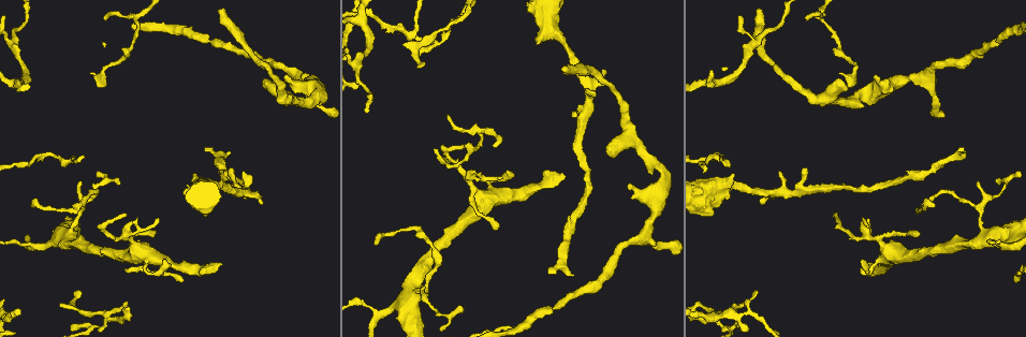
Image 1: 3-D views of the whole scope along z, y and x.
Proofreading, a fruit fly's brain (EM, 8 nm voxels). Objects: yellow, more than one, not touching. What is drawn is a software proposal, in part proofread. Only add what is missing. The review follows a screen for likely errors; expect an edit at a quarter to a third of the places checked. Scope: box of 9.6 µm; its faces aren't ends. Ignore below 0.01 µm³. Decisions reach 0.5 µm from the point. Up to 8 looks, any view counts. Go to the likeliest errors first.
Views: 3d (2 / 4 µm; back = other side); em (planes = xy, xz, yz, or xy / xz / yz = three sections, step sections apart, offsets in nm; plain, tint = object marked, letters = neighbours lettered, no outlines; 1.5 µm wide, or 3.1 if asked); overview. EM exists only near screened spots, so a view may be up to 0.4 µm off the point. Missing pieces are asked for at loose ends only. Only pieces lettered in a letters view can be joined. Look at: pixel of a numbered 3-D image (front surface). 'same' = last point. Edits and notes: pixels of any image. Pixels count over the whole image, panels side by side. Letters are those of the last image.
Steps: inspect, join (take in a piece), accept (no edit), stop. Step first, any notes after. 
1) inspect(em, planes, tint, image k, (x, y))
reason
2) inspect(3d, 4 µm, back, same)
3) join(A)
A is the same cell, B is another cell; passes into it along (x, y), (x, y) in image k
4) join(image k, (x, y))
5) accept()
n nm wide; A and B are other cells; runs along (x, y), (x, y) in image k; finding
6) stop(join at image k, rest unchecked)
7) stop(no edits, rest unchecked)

inspect(em, planes, plain, image 1, (220, 262))
free end

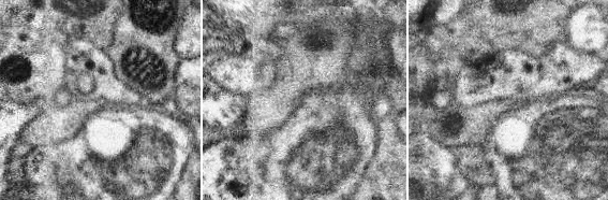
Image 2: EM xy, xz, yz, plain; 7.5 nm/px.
inspect(em, planes, letters, same)

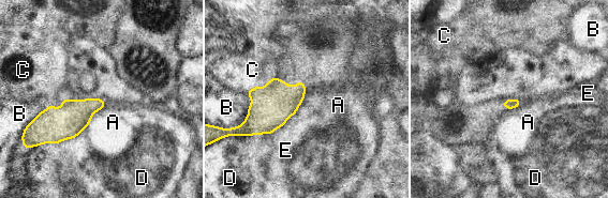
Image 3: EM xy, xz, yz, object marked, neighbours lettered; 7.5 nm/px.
accept()
A, B, C, D and E are other cells; border along (105, 104), (92, 115), (89, 123) in image 3; none of them fits

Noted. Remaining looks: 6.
inspect(em, planes, letters, image 1, (731, 175))
stops while still wide

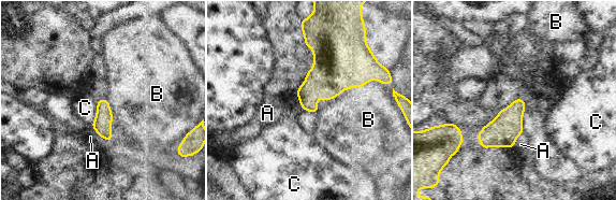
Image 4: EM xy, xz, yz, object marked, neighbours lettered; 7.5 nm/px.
accept()
A, B and C are other cells; border along (98, 101), (96, 117), (90, 126) in image 4; none of them fits

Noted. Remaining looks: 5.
inspect(em, xz, step 8, letters, image 1, (31, 207))
an open end

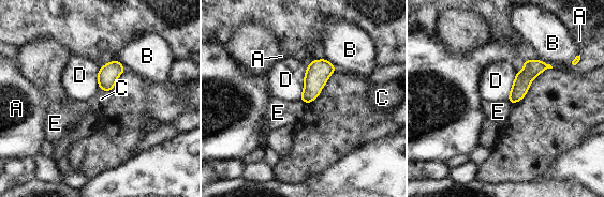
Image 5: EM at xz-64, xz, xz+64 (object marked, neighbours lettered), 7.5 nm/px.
accept()
130 nm wide; A, B, C, D and E are other cells; runs along (545, 66), (538, 66), (511, 97) in image 5; none of them fits

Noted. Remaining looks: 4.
inspect(3d, 4 µm, image 1, (833, 213))

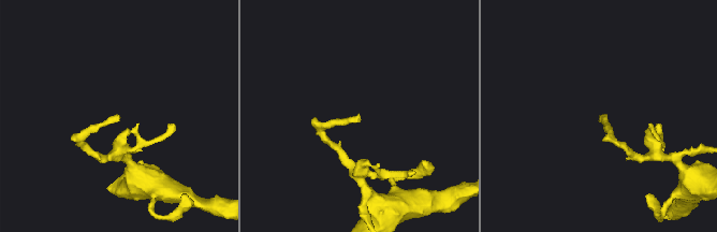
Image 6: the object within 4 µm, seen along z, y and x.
inspect(em, planes, letters, image 6, (117, 115))
now the EM

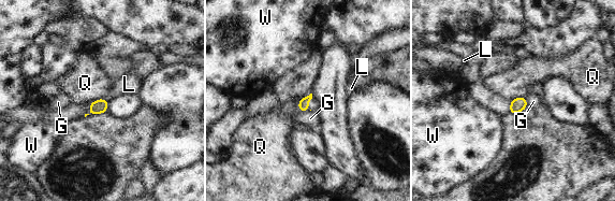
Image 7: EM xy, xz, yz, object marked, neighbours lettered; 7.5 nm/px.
join(L)
Q touches over 170 nm; L is the same cell, G, Q and W are other cells; passes into it along (303, 104), (308, 102), (313, 104) in image 7; the neuron continues

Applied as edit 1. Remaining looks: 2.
stop(join at image 7, rest unchecked)

